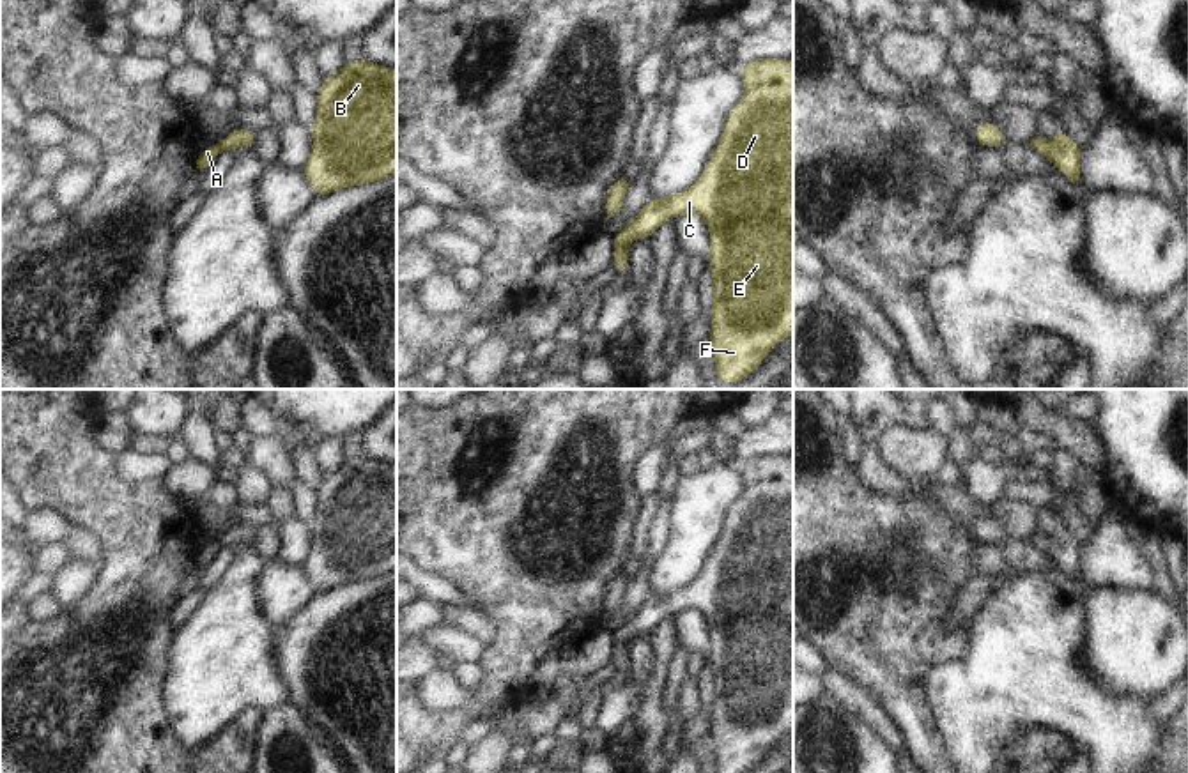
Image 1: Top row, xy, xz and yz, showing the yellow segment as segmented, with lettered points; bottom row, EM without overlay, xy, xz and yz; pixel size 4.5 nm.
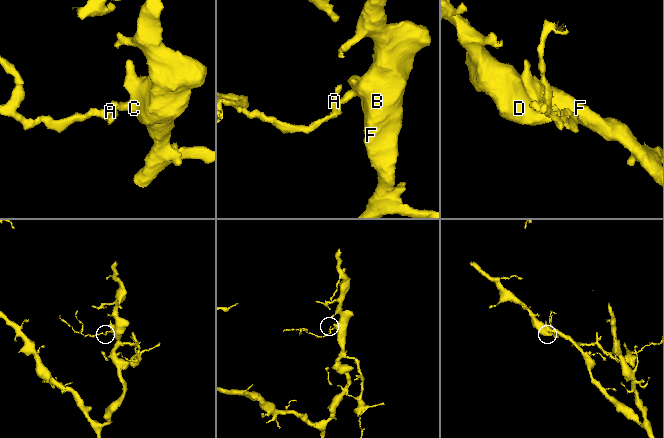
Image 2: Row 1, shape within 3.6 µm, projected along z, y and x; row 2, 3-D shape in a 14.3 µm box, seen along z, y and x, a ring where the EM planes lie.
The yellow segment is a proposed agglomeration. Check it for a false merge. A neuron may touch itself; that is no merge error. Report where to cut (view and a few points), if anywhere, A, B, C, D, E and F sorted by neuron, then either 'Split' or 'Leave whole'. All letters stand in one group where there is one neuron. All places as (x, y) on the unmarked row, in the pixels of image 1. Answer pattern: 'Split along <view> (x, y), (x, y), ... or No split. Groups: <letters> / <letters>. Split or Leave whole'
No split. Groups: A B C D E F. Leave whole

